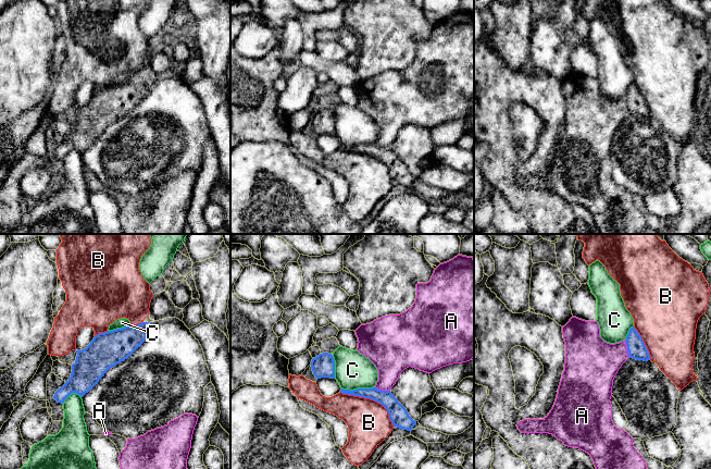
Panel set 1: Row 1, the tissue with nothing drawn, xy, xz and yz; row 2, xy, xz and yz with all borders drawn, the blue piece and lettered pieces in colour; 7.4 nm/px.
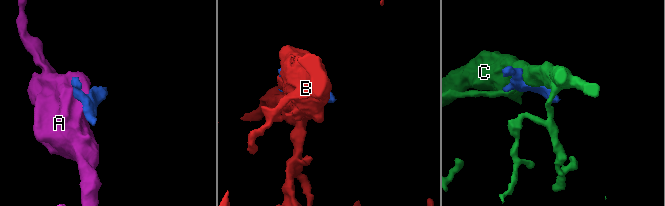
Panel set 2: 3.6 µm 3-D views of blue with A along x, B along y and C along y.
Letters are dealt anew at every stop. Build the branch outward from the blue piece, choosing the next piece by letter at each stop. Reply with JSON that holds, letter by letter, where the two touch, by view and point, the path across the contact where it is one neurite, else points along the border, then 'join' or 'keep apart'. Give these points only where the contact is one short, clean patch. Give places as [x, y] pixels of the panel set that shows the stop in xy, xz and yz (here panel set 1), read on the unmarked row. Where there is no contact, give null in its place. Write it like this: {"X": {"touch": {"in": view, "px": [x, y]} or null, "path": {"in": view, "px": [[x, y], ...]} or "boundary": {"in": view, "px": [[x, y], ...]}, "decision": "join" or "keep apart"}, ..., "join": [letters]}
{"A": {"touch": {"in": "yz", "px": [627, 105]}, "boundary": {"in": "yz", "px": [[625, 96], [630, 113]]}, "decision": "keep apart"}, "B": {"touch": {"in": "xz", "px": [372, 155]}, "decision": "keep apart"}, "C": {"touch": {"in": "xz", "px": [358, 145]}, "decision": "keep apart"}, "join": []}

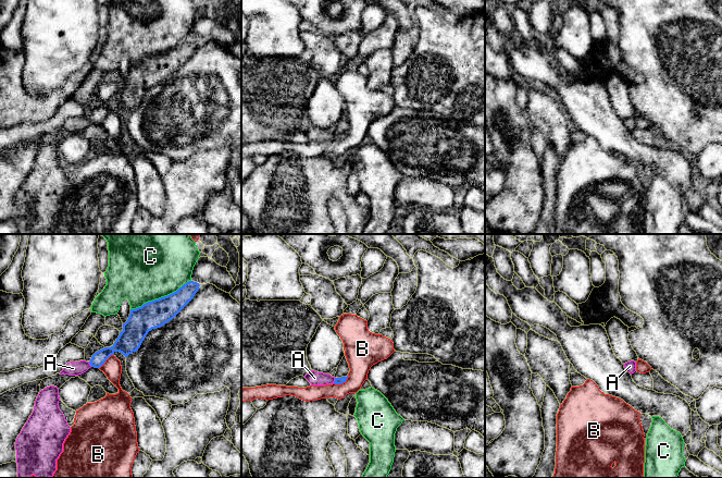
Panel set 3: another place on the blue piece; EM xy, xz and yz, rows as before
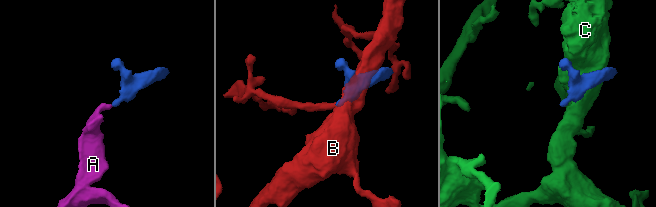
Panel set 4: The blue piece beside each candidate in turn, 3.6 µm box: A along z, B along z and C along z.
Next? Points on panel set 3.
{"A": {"touch": {"in": "xy", "px": [89, 119]}, "path": {"in": "xy", "px": [[98, 115], [89, 119], [73, 124]]}, "decision": "join"}, "B": {"touch": {"in": "xz", "px": [341, 138]}, "decision": "keep apart"}, "C": {"touch": {"in": "xy", "px": [161, 53]}, "decision": "keep apart"}, "join": ["A"]}

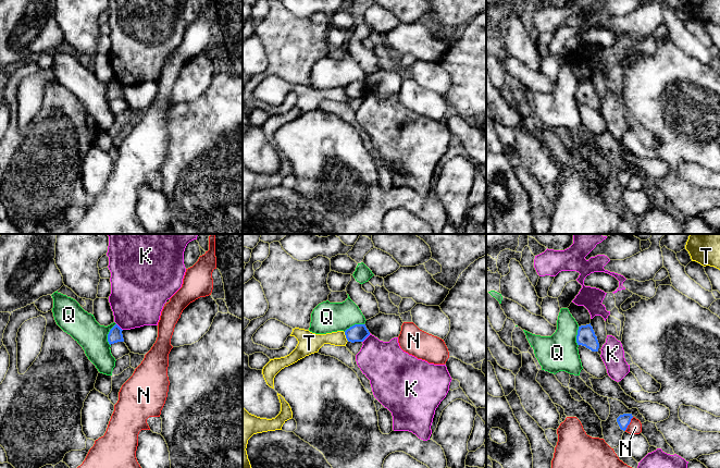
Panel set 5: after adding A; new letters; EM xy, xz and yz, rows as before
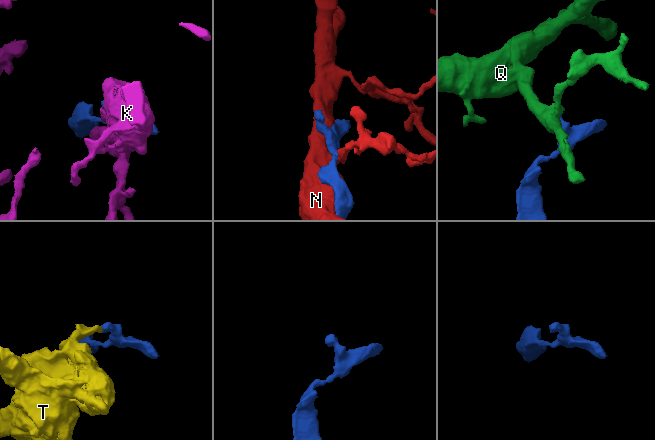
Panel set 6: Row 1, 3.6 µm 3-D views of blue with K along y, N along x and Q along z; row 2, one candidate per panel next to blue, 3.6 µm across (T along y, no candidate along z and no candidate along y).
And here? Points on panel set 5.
{"K": {"touch": {"in": "xz", "px": [367, 93]}, "decision": "keep apart"}, "N": {"touch": {"in": "yz", "px": [629, 180]}, "decision": "keep apart"}, "Q": {"touch": {"in": "xy", "px": [108, 90]}, "decision": "keep apart"}, "T": {"touch": {"in": "xz", "px": [346, 93]}, "boundary": {"in": "xz", "px": [[344, 88], [348, 97]]}, "decision": "keep apart"}, "join": []}

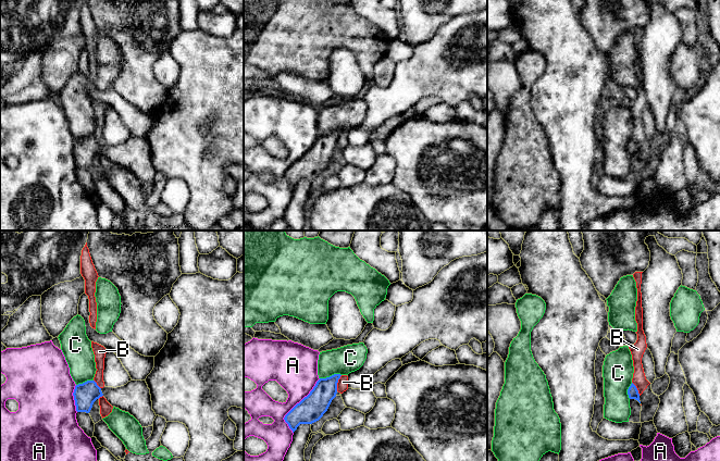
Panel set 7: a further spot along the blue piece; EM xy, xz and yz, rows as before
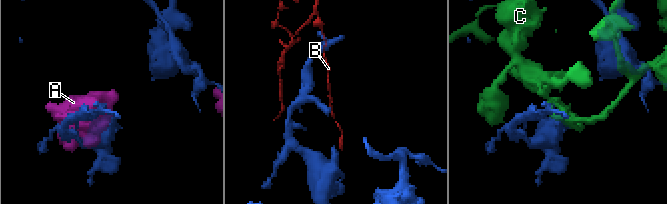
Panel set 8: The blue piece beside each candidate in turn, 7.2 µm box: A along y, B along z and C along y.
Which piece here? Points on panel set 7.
{"A": {"touch": {"in": "xz", "px": [295, 162]}, "decision": "keep apart"}, "B": {"touch": {"in": "xz", "px": [337, 138]}, "boundary": {"in": "xz", "px": [[342, 132], [336, 147]]}, "decision": "keep apart"}, "C": {"touch": {"in": "xz", "px": [330, 133]}, "decision": "keep apart"}, "join": []}

